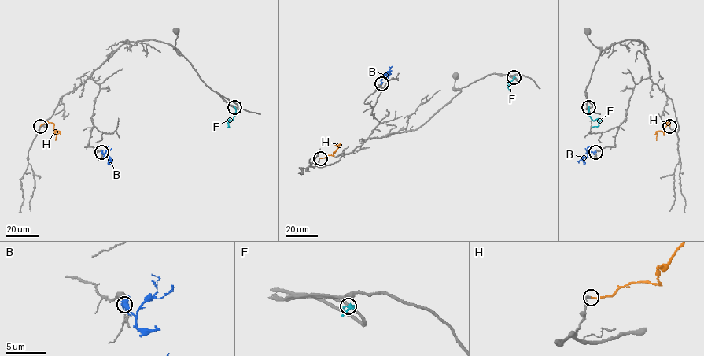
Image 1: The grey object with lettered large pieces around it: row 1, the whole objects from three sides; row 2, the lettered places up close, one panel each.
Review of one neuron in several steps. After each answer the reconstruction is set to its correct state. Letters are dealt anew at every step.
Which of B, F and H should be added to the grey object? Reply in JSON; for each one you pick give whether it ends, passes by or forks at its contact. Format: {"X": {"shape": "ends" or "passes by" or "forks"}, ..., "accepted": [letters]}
{"H": {"shape": "ends"}, "accepted": ["H"]}

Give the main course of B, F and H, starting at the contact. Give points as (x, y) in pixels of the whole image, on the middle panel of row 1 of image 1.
B: (381, 83), (381, 79), (387, 72), (390, 72)
F: (514, 77), (507, 87), (506, 80)
H: (320, 158), (333, 156), (339, 145), (335, 145)

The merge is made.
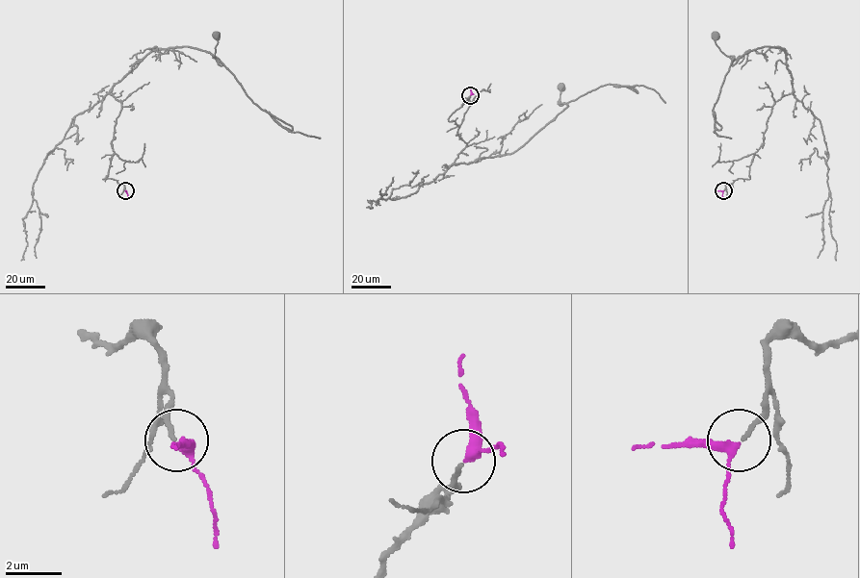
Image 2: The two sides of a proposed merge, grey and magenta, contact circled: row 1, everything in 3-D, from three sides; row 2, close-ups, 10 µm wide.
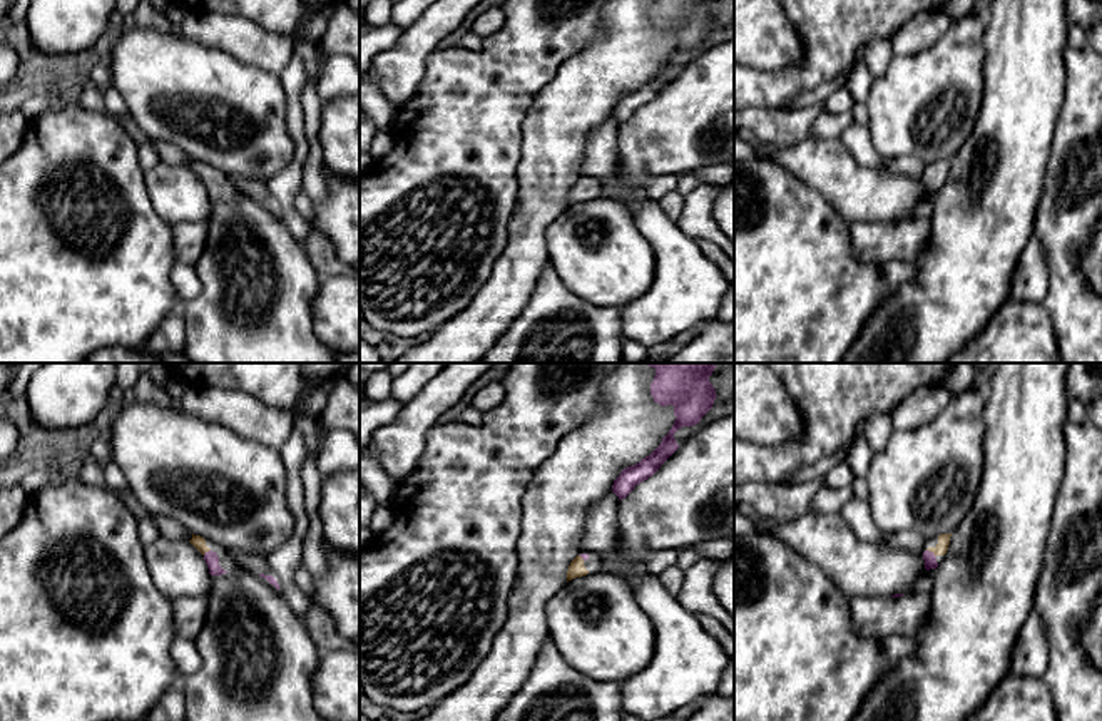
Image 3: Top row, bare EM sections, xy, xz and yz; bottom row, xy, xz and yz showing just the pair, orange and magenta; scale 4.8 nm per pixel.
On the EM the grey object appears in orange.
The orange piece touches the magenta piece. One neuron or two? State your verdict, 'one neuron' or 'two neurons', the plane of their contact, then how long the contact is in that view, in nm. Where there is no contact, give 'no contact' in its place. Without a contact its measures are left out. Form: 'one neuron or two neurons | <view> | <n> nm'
one neuron | yz | 60 nm

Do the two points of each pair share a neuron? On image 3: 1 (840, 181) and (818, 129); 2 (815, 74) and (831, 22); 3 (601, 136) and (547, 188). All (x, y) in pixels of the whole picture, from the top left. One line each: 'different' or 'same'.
1: different
2: same
3: different

